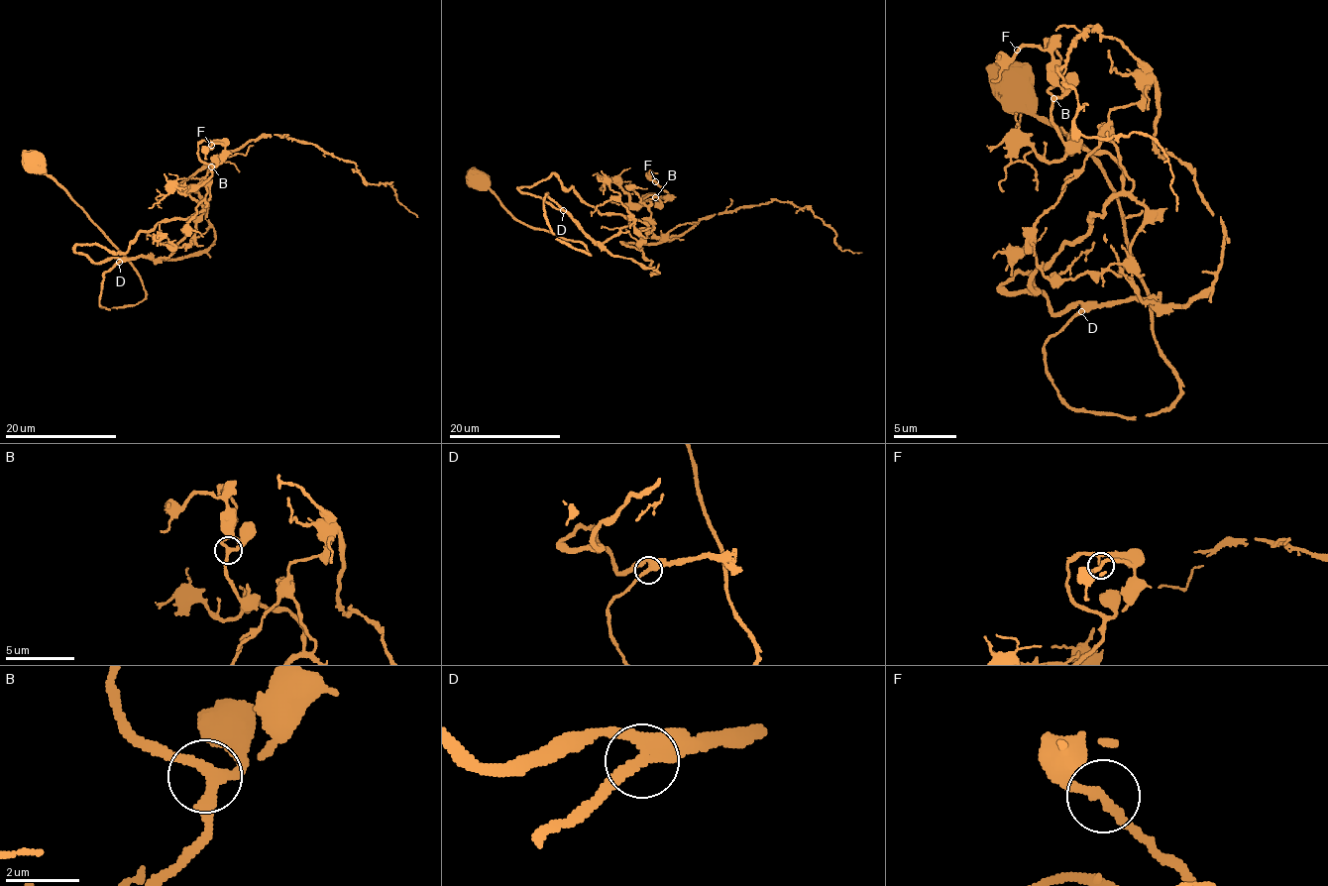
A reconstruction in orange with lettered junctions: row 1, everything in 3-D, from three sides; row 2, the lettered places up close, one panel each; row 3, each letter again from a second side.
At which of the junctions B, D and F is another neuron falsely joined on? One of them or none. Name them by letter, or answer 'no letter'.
no letter

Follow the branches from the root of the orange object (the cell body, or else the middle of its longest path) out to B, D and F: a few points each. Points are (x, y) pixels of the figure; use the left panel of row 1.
B: (27, 158), (139, 276), (107, 309), (118, 260), (74, 248), (195, 217), (211, 166)
D: (27, 158), (67, 194), (139, 276), (145, 290), (142, 300), (107, 309), (100, 304), (103, 276), (119, 262)
F: (27, 158), (139, 276), (145, 297), (110, 309), (118, 260), (74, 248), (124, 253), (195, 217), (211, 146)

